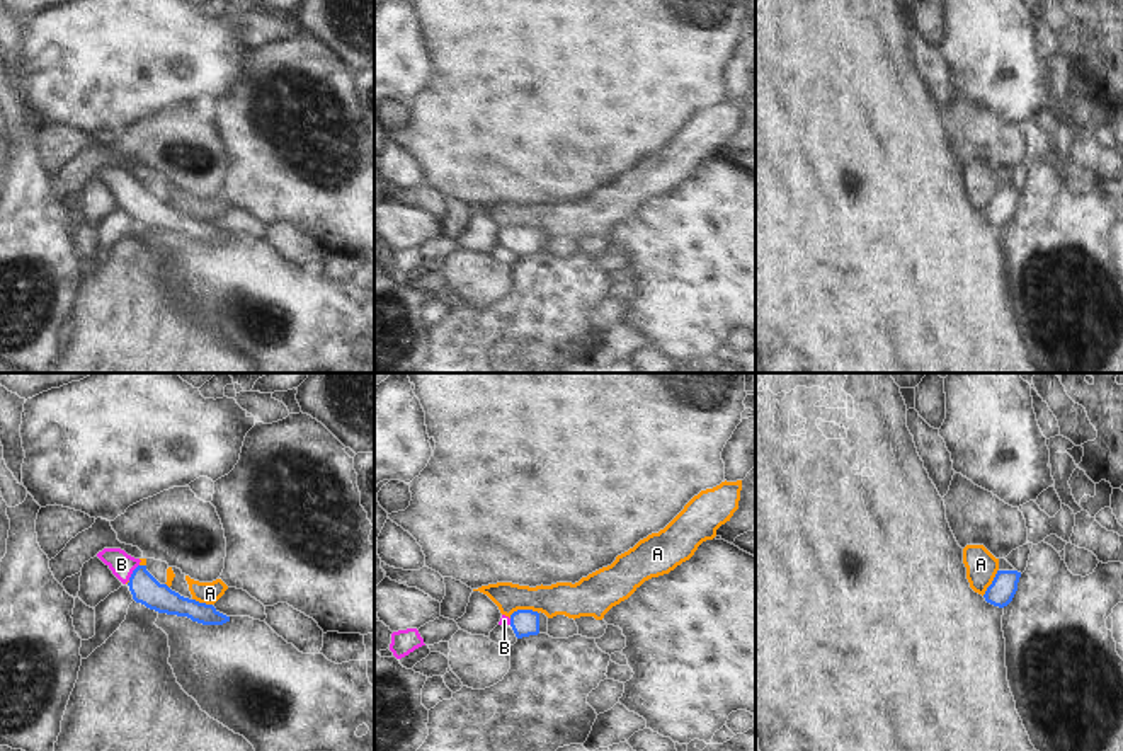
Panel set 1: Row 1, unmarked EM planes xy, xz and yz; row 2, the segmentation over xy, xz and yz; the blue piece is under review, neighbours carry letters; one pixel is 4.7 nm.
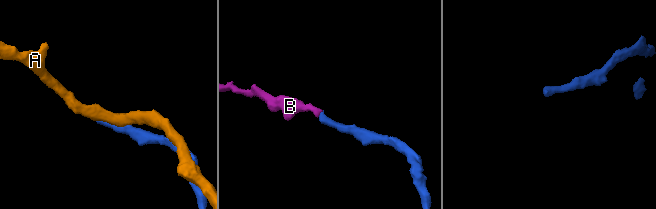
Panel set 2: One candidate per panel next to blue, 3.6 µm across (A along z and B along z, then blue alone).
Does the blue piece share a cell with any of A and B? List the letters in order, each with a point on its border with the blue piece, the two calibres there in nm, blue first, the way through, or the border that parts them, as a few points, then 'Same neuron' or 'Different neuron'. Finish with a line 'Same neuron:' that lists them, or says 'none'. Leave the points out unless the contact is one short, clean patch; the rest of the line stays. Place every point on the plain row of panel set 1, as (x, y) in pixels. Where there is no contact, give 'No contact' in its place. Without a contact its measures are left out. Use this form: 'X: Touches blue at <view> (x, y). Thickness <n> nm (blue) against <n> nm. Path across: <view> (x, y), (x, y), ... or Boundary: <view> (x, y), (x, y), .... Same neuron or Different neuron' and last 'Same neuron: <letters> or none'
A: Touches blue at xz (523, 229). Thickness 130 nm (blue) against 160 nm. Different neuron
B: Touches blue at xy (133, 191). Thickness 140 nm (blue) against 120 nm. Path across: xy (145, 208), (133, 191), (121, 183). Same neuron
Same neuron: B.

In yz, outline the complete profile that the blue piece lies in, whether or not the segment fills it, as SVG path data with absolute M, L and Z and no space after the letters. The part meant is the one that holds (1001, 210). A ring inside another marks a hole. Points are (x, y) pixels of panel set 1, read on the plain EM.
M997 189L992 203L983 213L985 220L999 226L1007 225L1018 209L1019 196L1021 191L1018 189Z

